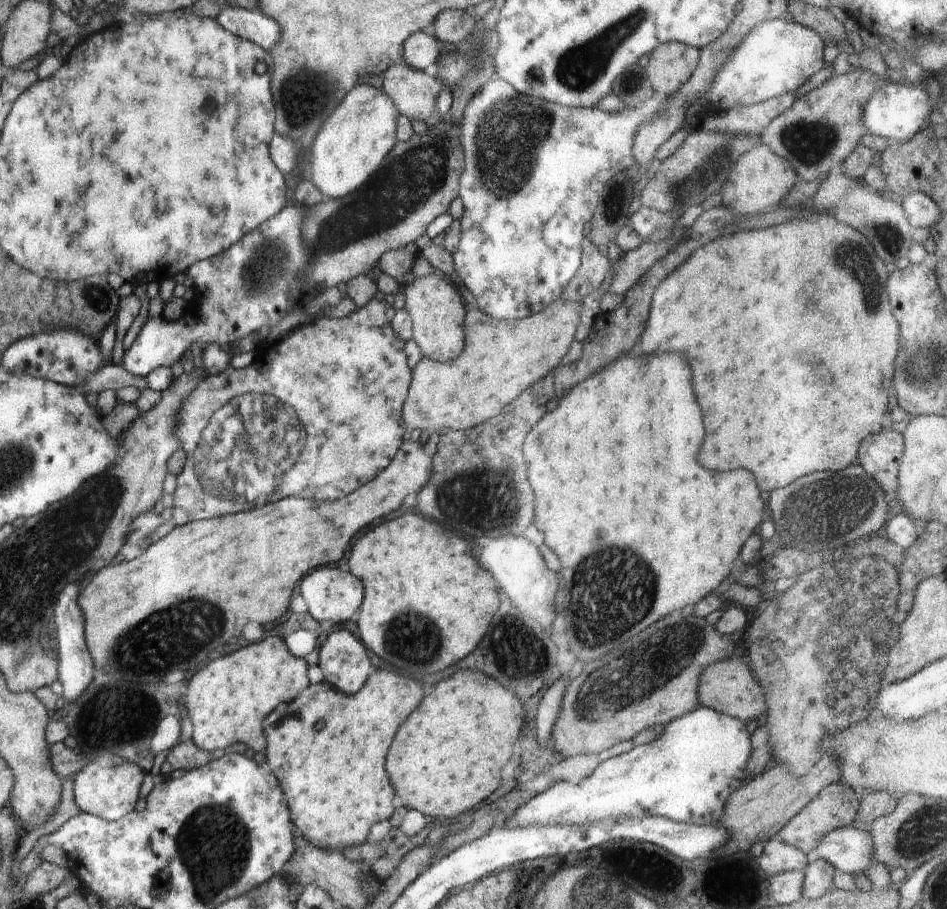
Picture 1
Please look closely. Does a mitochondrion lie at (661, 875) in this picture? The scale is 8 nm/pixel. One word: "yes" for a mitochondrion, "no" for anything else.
no

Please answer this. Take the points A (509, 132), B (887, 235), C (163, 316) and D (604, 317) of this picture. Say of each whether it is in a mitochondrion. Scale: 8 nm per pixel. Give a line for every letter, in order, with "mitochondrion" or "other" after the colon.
A: mitochondrion
B: mitochondrion
C: other
D: other

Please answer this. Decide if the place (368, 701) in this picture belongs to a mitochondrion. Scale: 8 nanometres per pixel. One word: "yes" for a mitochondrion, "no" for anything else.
no

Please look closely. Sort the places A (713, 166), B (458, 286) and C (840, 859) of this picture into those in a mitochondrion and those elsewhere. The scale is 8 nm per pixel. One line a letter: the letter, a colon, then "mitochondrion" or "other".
A: mitochondrion
B: other
C: other

